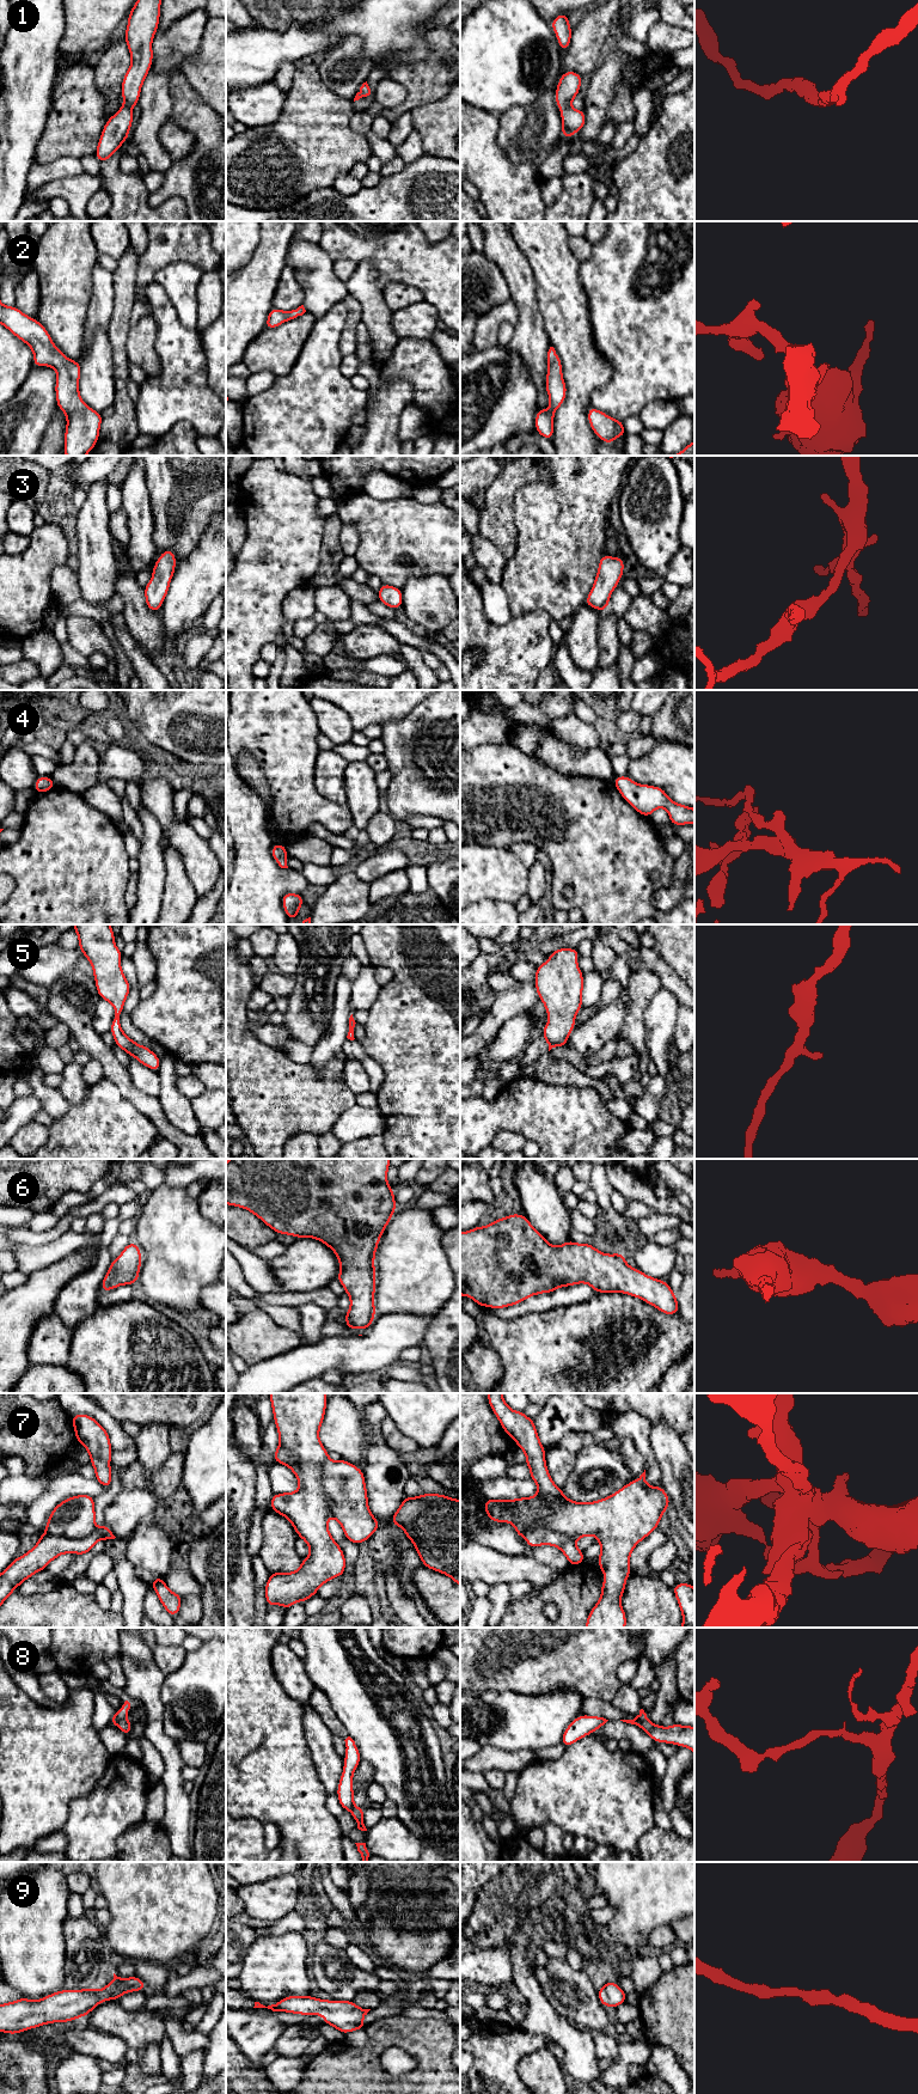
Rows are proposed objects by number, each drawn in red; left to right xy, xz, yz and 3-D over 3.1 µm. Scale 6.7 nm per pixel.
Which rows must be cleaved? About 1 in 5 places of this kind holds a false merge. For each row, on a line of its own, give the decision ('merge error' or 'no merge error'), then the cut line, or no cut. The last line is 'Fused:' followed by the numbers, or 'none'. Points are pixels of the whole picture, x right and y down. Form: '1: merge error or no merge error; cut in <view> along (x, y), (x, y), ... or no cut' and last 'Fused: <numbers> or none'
1: no merge error; no cut
2: no merge error; no cut
3: no merge error; no cut
4: no merge error; no cut
5: no merge error; no cut
6: no merge error; no cut
7: no merge error; no cut
8: merge error; cut in yz along (641, 1719), (637, 1725)
9: no merge error; no cut
Fused: 8

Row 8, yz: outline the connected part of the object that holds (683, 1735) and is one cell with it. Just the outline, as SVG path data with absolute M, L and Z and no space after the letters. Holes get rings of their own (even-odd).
M643 1709L639 1710L641 1720L638 1727L650 1735L654 1742L666 1742L690 1748L694 1754L694 1727L673 1723L665 1728L662 1724L655 1726Z

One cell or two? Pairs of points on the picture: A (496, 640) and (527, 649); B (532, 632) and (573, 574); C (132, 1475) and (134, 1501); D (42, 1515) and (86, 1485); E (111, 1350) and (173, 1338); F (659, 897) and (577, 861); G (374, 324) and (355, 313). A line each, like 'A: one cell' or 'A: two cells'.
A: one cell
B: two cells
C: two cells
D: one cell
E: one cell
F: two cells
G: two cells

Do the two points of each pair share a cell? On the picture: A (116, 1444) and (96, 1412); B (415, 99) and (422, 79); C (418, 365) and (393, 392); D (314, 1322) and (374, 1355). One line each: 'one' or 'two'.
A: one
B: one
C: two
D: two

